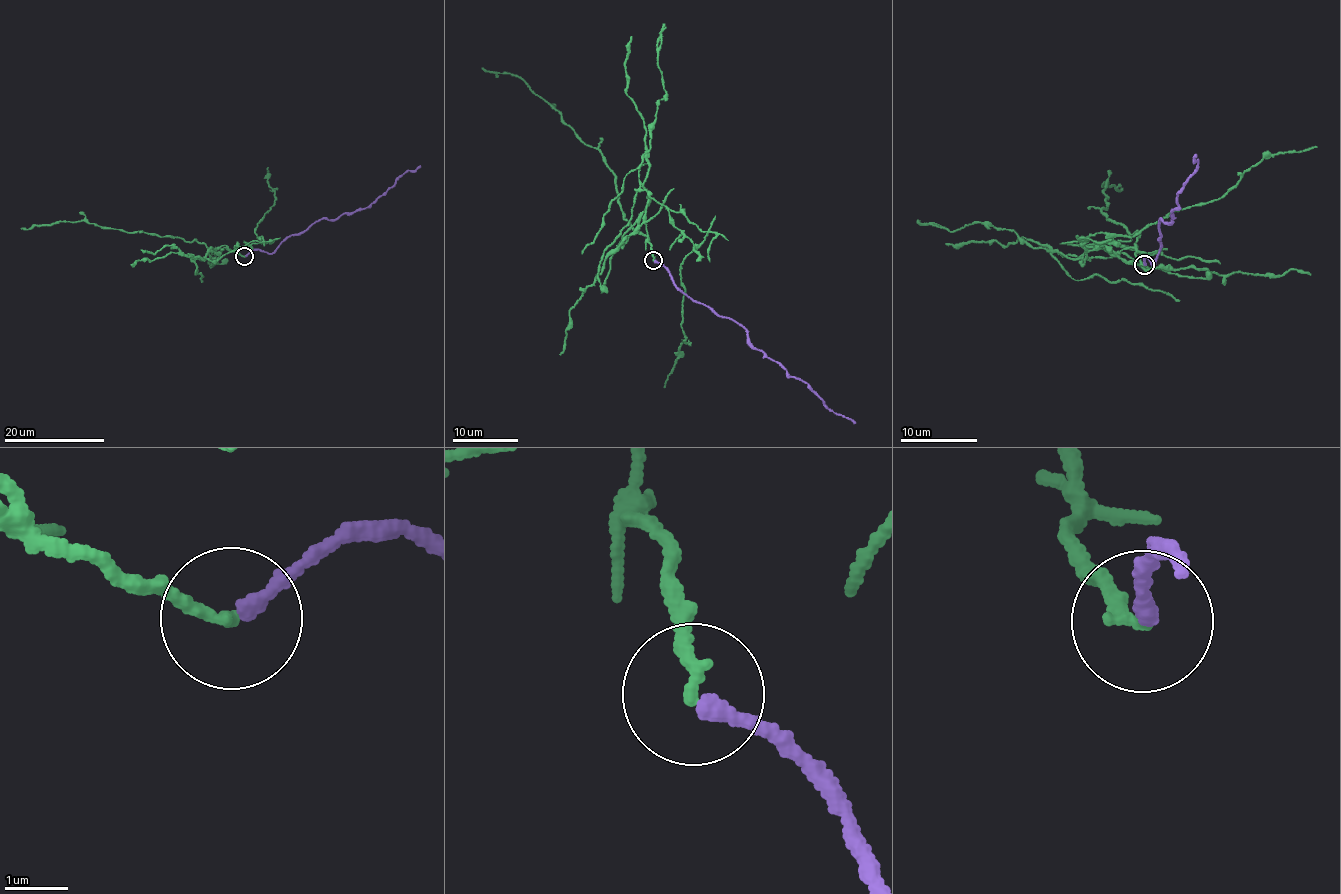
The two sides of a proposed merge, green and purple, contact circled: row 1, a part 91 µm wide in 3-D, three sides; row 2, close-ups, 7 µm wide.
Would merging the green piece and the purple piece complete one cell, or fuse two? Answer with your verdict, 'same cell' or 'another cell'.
another cell

